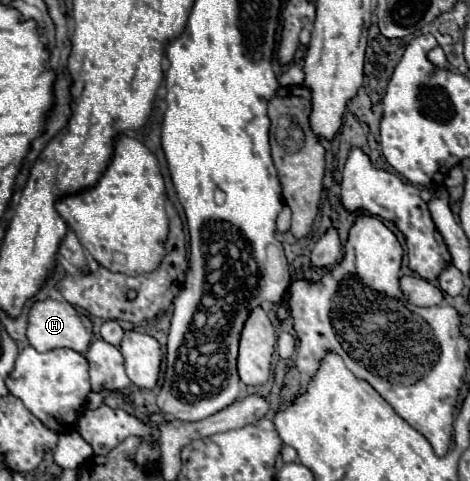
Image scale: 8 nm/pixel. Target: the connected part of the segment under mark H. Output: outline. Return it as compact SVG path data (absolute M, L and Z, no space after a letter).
M43 299L37 301L29 311L29 325L27 325L27 339L29 345L33 345L37 351L45 353L57 347L69 347L73 351L85 353L91 339L93 339L93 325L91 319L83 313L79 313L73 305L67 301L55 301L55 299Z

